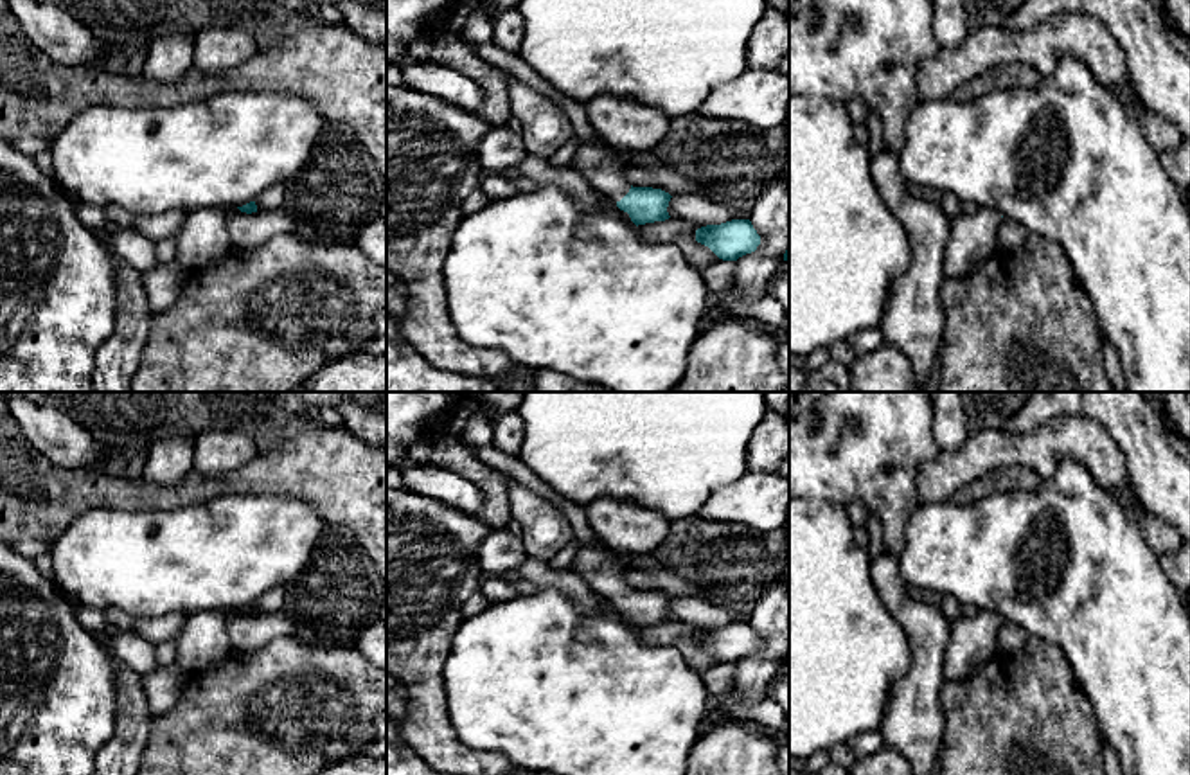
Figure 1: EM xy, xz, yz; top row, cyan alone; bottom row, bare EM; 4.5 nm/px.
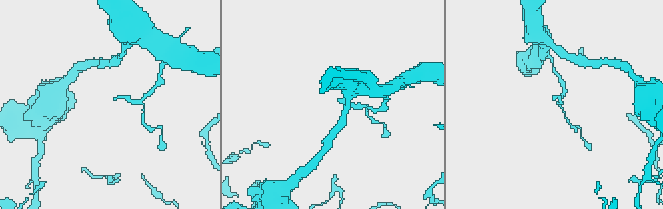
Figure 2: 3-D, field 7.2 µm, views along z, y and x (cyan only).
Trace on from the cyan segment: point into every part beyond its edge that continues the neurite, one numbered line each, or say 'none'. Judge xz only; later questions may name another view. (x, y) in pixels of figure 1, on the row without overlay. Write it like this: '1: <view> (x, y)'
1: xz (603, 570)

